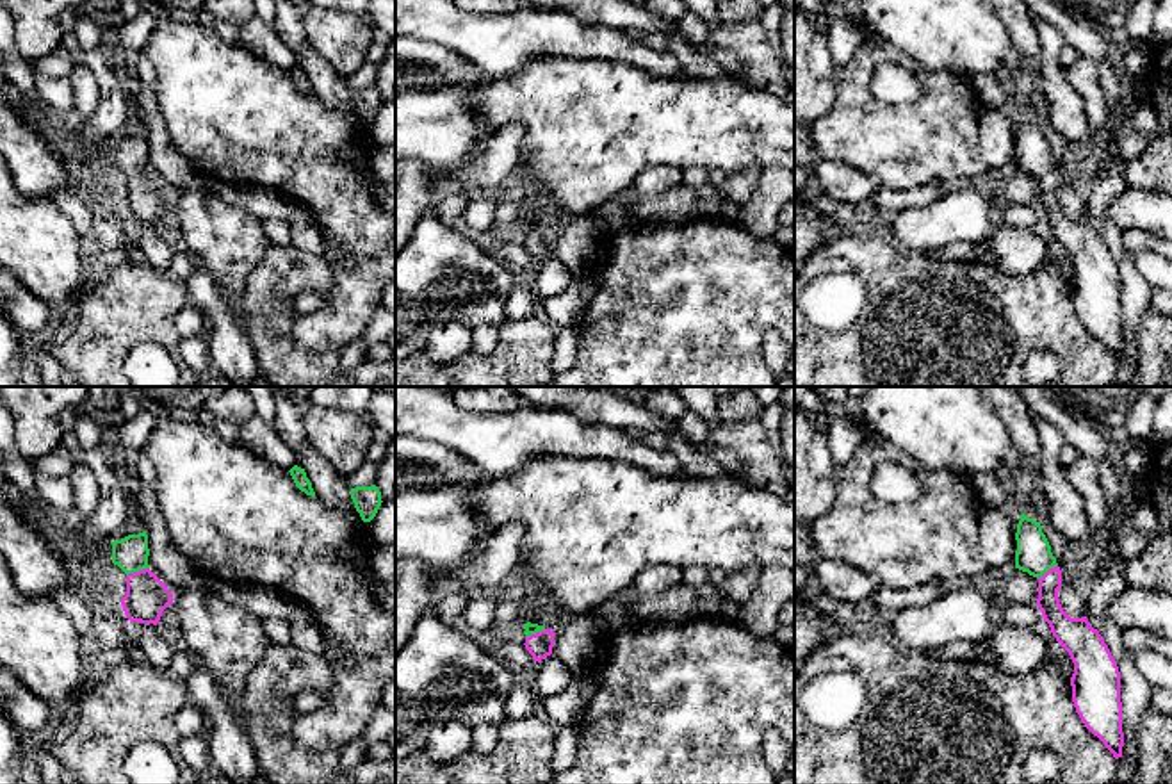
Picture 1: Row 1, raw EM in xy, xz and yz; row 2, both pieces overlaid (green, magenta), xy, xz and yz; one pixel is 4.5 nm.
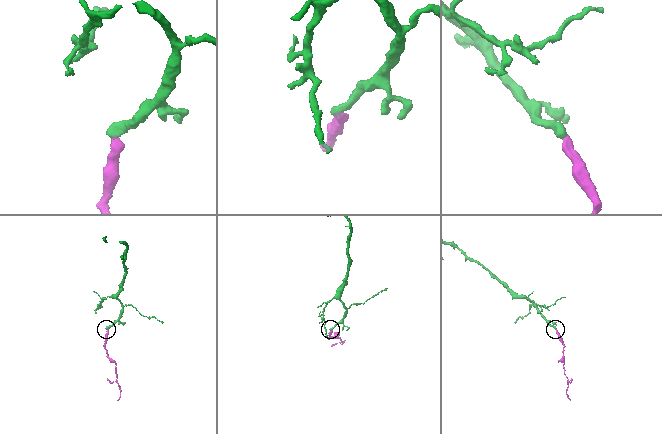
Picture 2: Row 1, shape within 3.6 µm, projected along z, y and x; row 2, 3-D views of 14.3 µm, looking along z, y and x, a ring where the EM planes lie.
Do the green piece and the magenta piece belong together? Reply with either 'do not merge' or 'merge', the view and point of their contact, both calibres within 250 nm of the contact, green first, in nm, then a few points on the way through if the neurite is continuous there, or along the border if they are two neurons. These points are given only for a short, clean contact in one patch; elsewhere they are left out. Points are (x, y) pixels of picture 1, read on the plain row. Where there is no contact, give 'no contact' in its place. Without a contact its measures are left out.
merge; meets green in xy at (138, 171); 160 nm thick on the green side, 190 nm on the other; runs through xy (130, 155), (138, 171), (146, 196)

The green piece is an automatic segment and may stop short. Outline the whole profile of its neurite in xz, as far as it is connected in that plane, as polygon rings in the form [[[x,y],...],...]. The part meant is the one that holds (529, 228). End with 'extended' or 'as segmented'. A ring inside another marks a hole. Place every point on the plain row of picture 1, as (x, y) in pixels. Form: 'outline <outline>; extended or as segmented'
outline [[[524,225],[525,232],[525,249],[529,251],[529,255],[533,257],[534,262],[541,262],[547,257],[552,255],[552,248],[554,248],[554,232],[545,230],[543,226],[538,225]]]; extended

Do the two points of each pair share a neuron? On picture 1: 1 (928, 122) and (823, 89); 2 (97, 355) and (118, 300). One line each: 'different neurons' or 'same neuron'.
1: different neurons
2: same neuron

